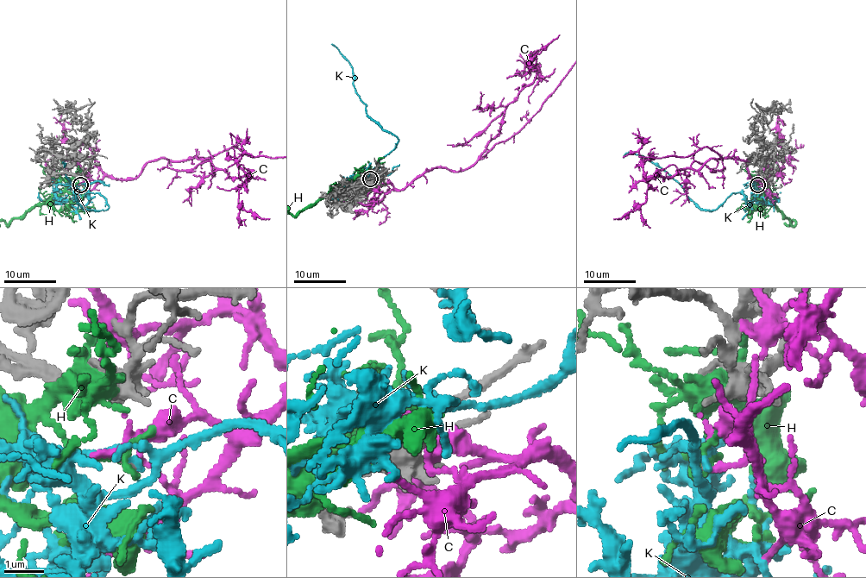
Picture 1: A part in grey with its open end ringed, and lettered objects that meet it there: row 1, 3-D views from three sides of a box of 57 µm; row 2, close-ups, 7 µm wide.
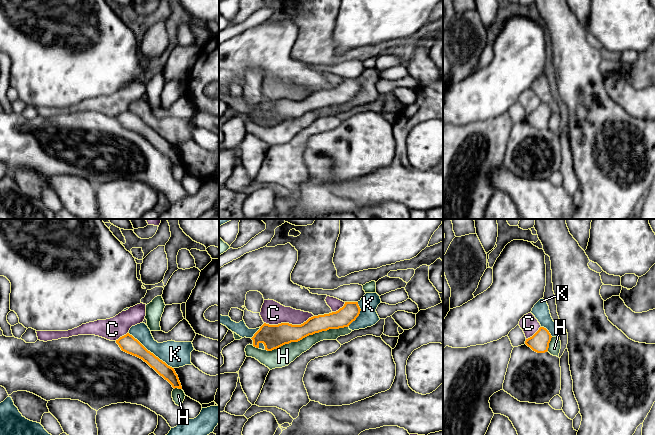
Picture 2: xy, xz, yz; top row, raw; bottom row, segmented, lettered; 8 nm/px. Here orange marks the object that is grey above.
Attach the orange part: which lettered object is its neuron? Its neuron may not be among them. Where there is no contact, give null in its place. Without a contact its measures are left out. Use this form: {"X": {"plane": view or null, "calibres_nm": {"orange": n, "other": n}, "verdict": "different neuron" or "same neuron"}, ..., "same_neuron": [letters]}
{"C": {"plane": "xz", "calibres_nm": {"orange": 190, "other": 190}, "verdict": "different neuron"}, "H": {"plane": "xz", "calibres_nm": {"orange": 190, "other": 160}, "verdict": "different neuron"}, "K": {"plane": "xy", "calibres_nm": {"orange": 140, "other": 200}, "verdict": "same neuron"}, "same_neuron": ["K"]}

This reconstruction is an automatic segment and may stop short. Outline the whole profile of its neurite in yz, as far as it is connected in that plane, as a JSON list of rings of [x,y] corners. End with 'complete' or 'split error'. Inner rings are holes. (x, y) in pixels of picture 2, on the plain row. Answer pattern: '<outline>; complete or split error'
[[[540,75],[532,84],[531,89],[540,99],[539,106],[530,114],[526,115],[525,120],[537,129],[548,127],[552,113],[559,113],[558,103],[553,97],[549,82],[544,75]]]; split error

